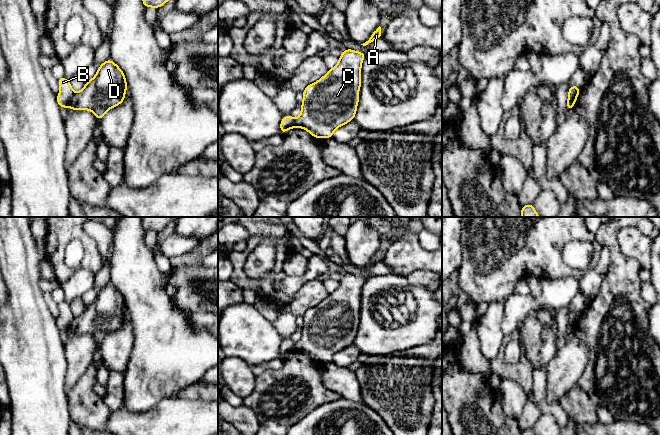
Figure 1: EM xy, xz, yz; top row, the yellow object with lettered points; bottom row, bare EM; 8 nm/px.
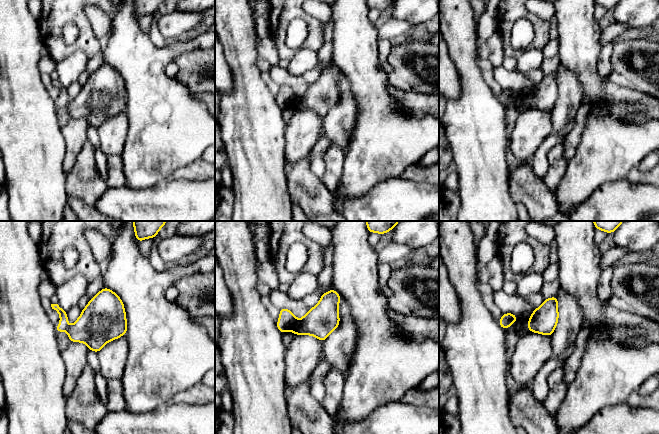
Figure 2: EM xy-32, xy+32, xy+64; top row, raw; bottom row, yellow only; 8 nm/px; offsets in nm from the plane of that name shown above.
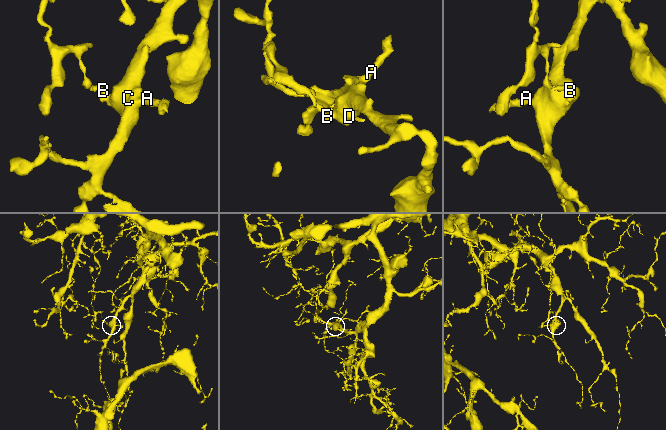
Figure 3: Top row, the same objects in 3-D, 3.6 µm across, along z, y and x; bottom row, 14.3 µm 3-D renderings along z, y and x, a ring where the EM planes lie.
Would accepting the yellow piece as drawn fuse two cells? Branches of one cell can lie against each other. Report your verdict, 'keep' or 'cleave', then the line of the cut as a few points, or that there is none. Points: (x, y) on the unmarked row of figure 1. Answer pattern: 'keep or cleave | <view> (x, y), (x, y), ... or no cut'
cleave | xy (74, 317), (68, 329)

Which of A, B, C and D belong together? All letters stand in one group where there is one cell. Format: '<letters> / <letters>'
A C D / B

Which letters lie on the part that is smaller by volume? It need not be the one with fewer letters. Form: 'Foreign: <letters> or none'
Foreign: B

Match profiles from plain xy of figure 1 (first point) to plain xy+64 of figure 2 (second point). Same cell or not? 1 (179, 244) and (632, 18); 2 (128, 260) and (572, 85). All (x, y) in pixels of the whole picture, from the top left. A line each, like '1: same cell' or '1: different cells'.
1: different cells
2: different cells

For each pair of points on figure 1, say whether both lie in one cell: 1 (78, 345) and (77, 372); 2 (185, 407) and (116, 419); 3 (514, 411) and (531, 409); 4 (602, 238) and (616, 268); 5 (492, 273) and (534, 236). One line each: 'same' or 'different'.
1: same
2: same
3: different
4: same
5: same

